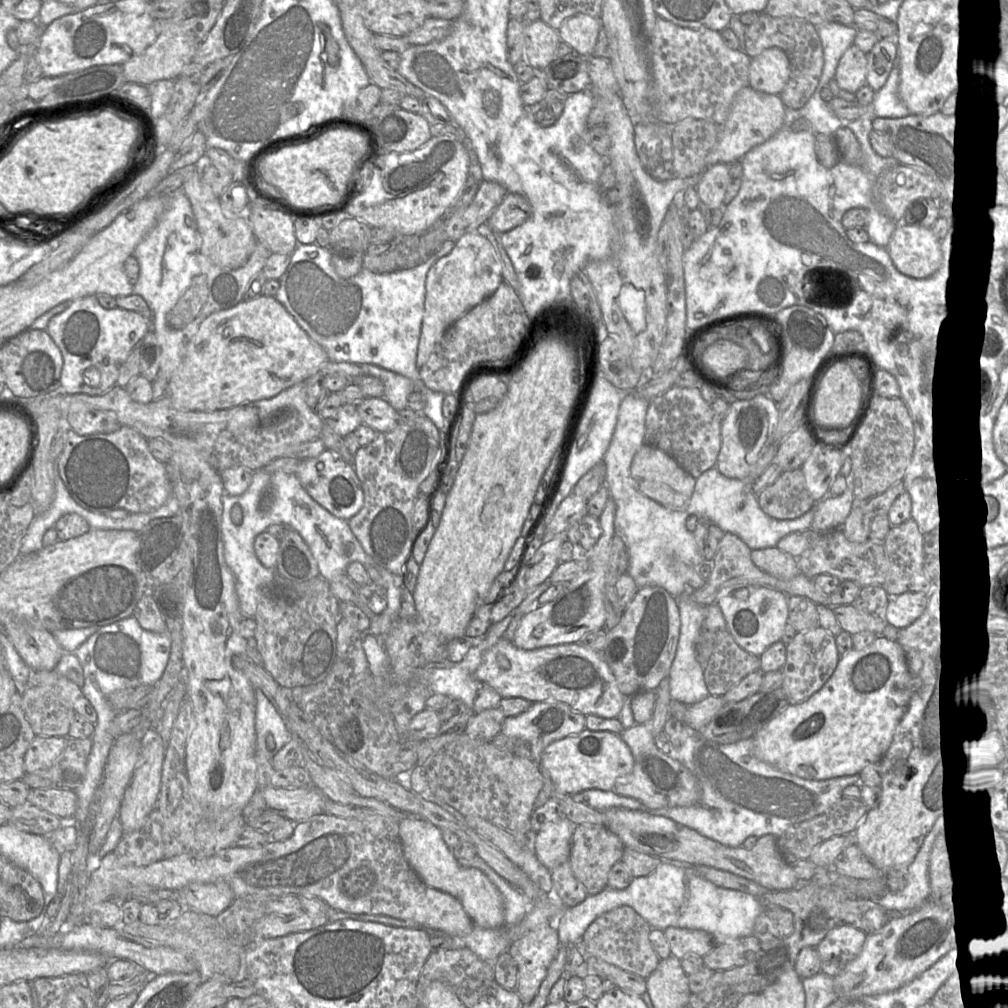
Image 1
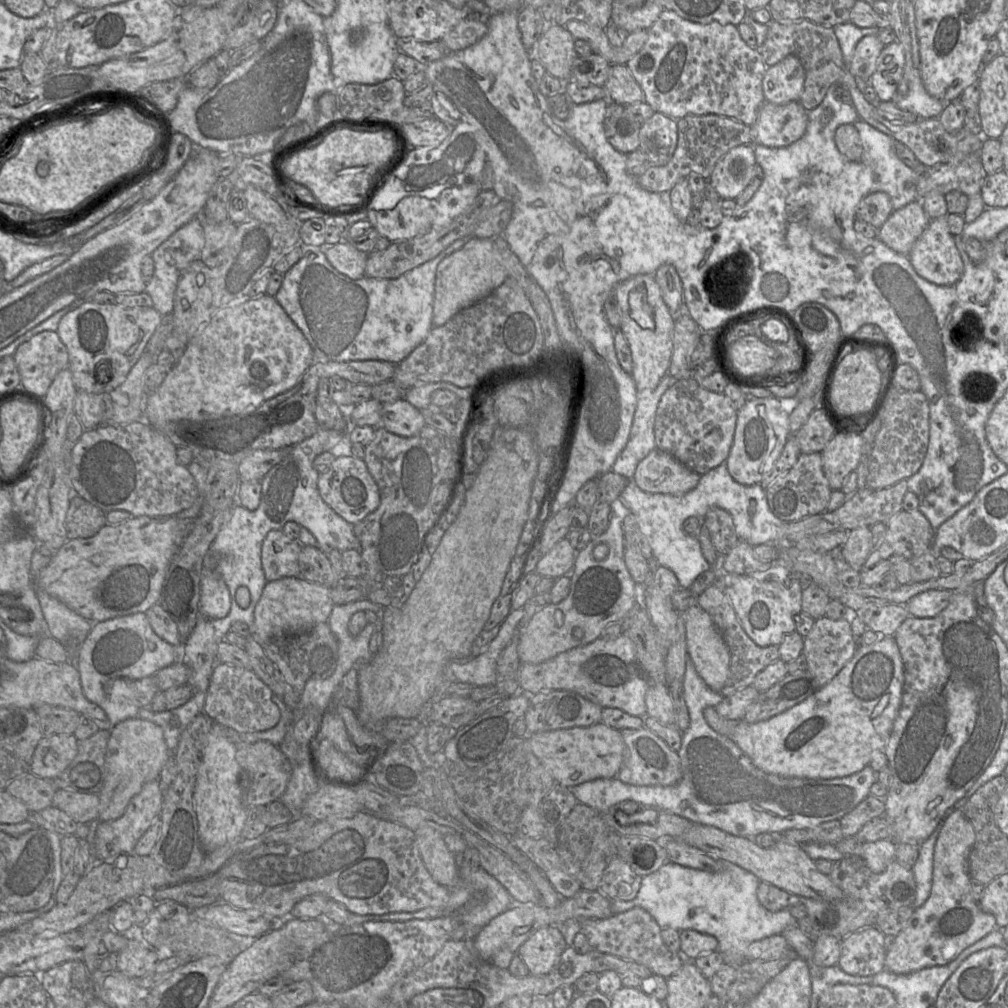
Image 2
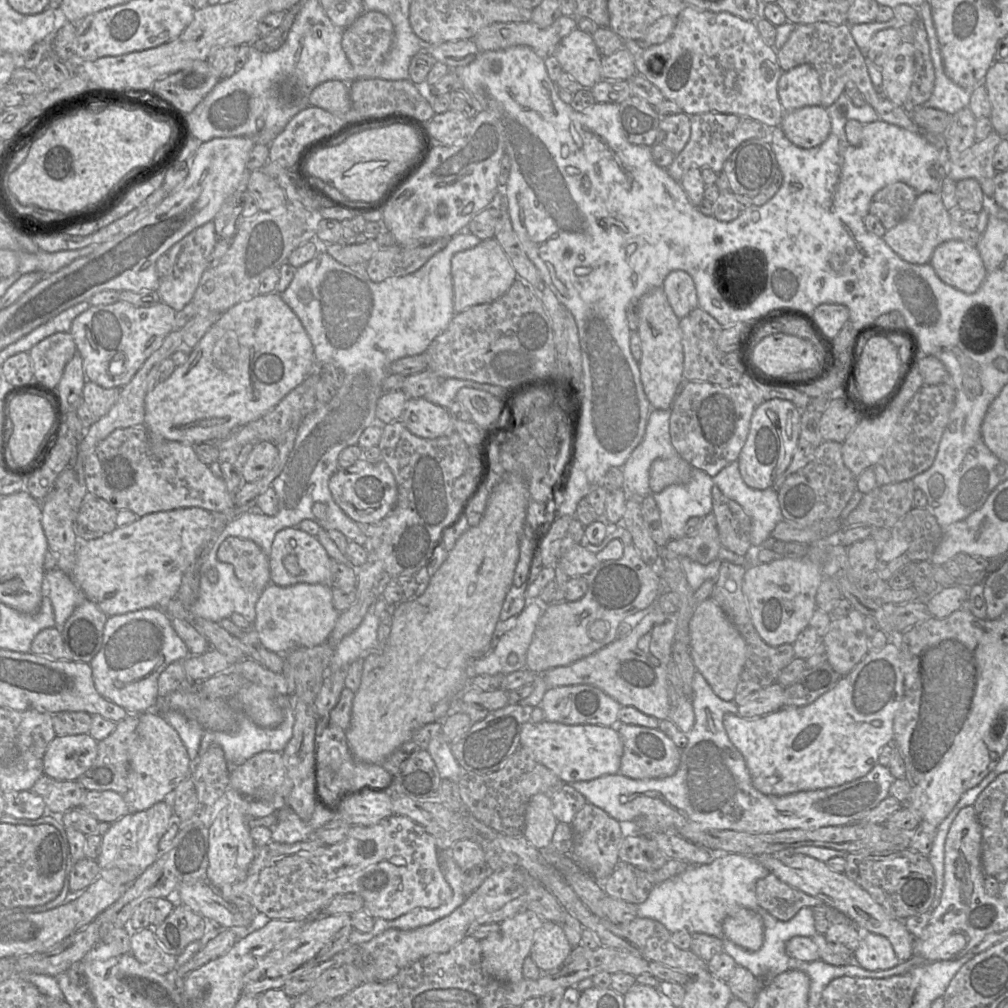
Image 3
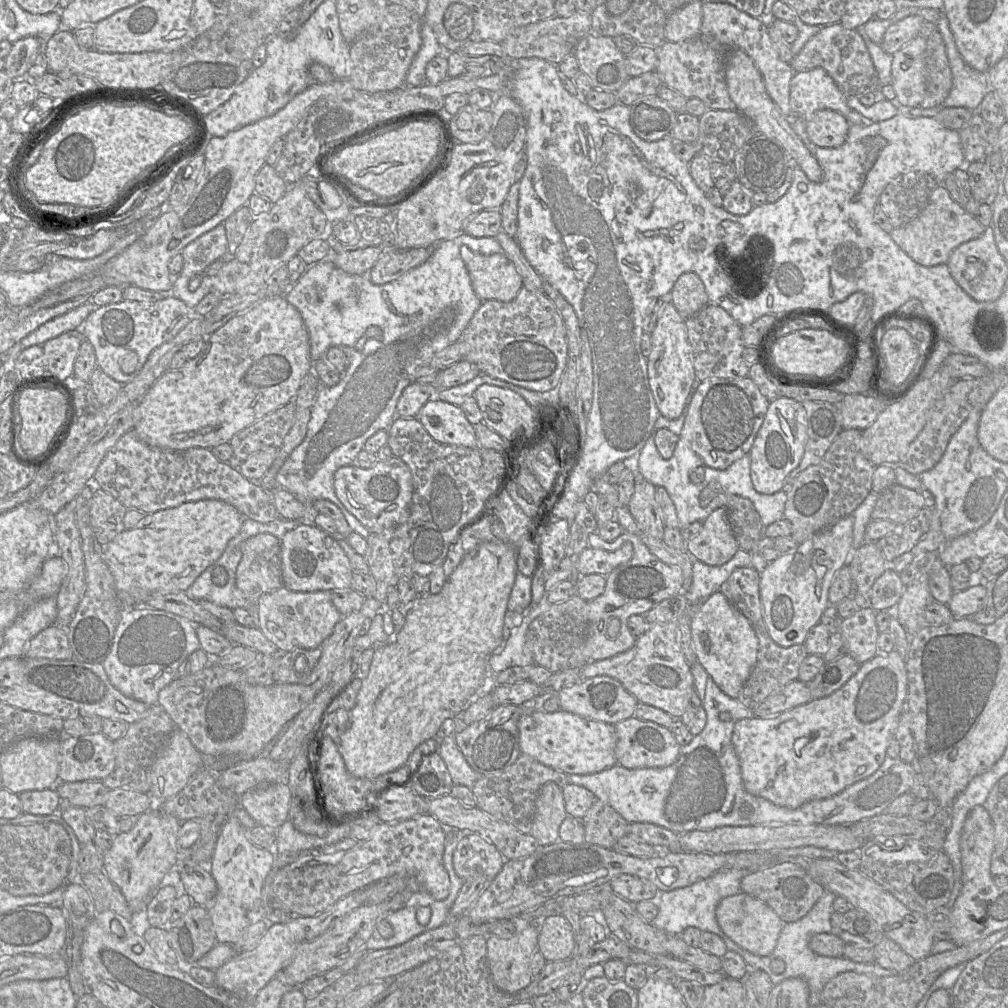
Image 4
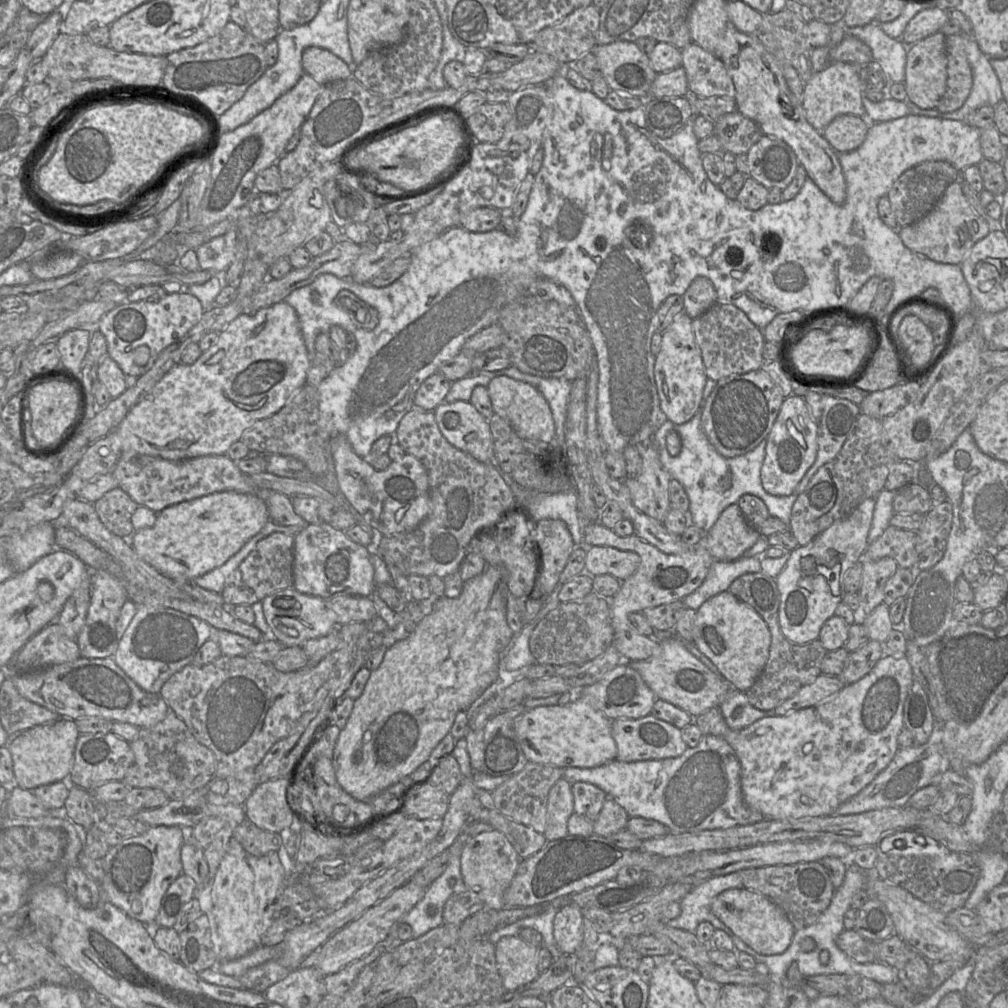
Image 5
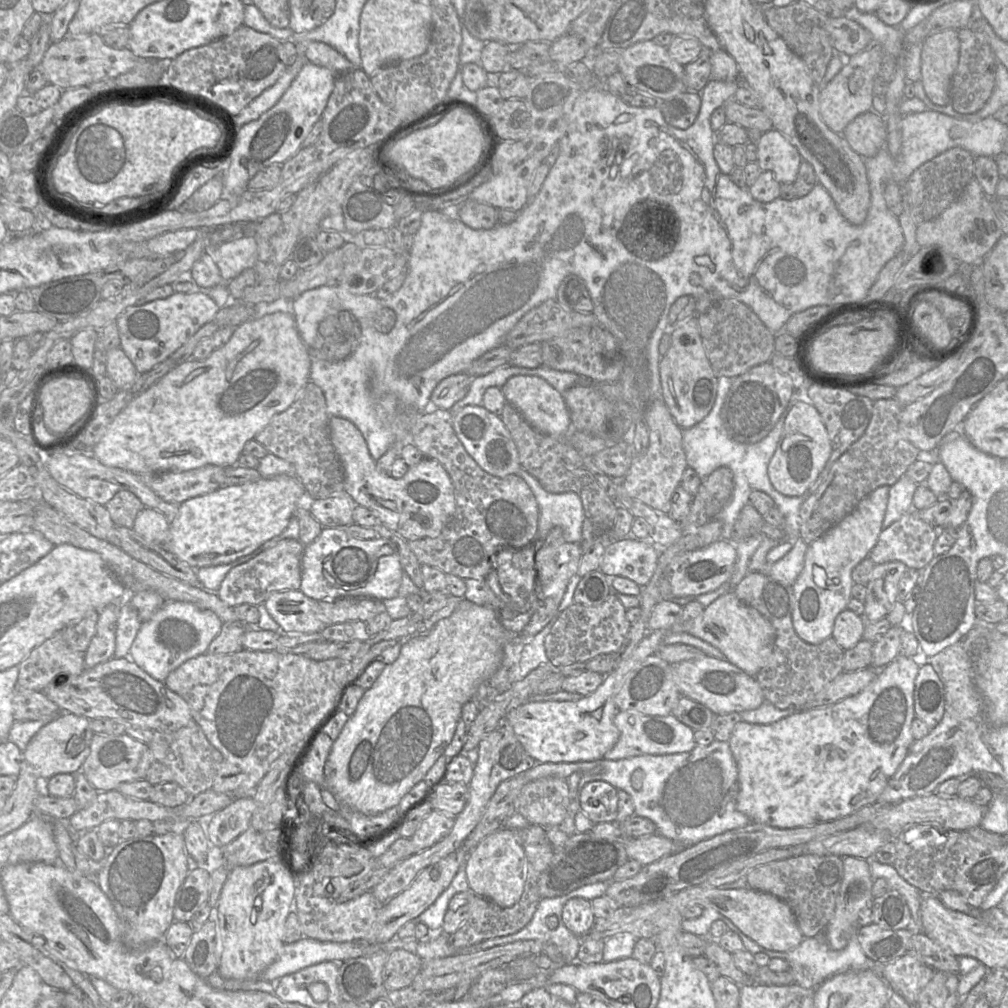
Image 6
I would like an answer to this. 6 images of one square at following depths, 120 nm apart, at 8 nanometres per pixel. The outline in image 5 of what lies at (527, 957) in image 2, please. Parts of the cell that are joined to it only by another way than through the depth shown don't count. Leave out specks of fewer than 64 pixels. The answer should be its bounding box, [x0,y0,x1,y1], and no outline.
[553,903,583,954]

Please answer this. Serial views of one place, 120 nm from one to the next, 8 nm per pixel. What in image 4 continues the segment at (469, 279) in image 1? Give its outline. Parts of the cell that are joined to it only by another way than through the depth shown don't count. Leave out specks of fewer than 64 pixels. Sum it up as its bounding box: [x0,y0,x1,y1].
[460,246,523,301]

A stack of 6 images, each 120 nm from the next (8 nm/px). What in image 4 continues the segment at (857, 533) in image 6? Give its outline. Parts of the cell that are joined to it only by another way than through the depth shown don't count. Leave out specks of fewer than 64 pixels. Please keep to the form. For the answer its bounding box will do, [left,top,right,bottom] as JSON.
[760,515,853,647]

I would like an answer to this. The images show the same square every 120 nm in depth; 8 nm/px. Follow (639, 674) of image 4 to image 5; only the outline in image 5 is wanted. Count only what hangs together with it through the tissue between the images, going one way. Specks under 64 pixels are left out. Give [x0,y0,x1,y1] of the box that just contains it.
[626,636,734,717]

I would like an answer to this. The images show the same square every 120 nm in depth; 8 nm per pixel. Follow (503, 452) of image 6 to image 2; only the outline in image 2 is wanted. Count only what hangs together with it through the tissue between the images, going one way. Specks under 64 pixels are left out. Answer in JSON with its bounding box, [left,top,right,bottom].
[380,398,425,437]

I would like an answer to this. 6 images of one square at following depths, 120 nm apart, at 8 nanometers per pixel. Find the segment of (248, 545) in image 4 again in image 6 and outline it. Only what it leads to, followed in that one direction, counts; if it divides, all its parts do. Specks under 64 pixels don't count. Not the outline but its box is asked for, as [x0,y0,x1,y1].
[216,539,304,607]

